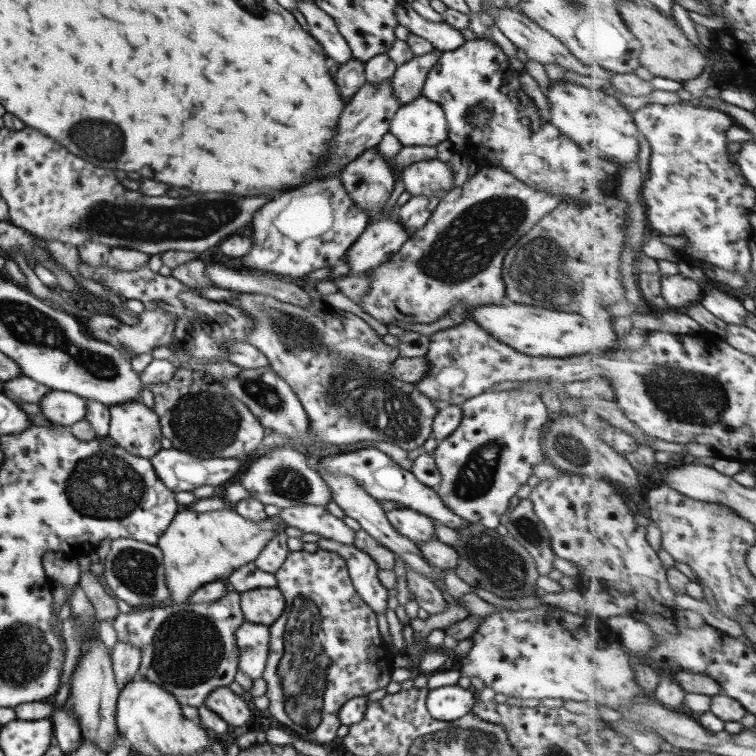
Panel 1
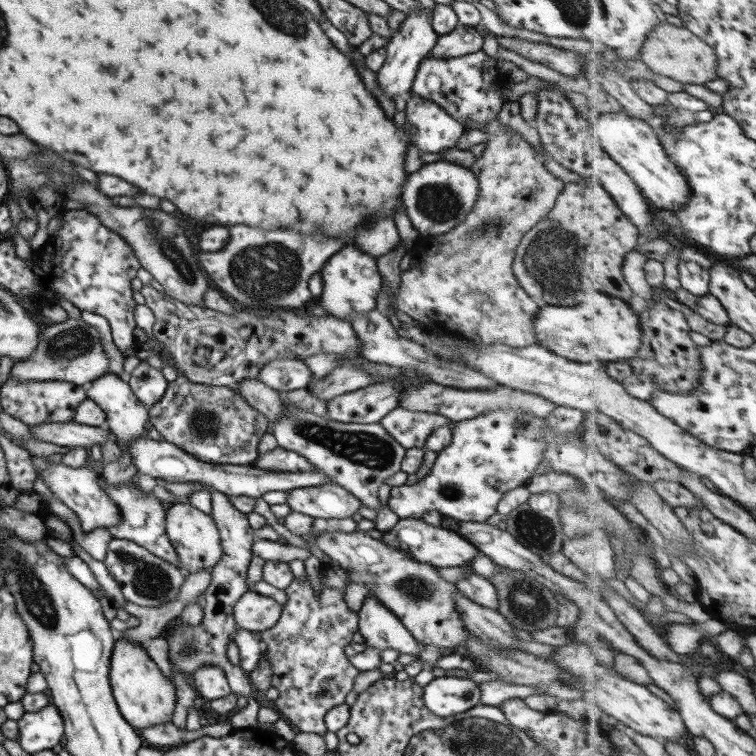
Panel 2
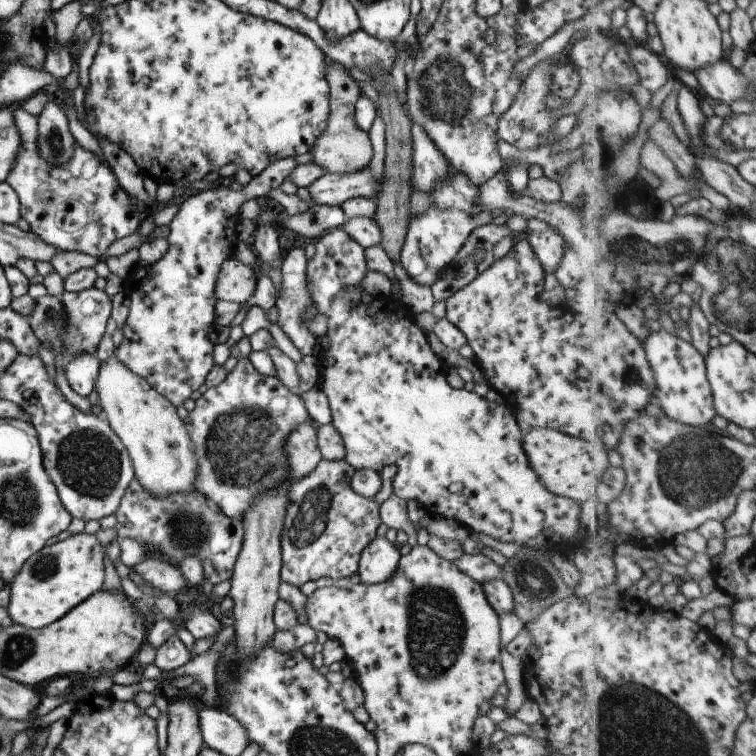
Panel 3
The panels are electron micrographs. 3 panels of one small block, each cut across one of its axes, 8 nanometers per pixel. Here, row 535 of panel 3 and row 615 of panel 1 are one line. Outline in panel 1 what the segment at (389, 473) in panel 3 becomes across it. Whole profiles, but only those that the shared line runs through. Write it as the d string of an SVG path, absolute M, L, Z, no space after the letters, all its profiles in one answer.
M303 549L299 552L291 552L287 555L285 562L282 567L278 570L275 575L277 580L277 587L280 592L284 595L286 601L286 608L284 612L278 617L272 625L269 626L270 630L270 645L269 654L266 660L266 668L262 678L266 681L267 692L266 696L269 700L269 710L272 717L282 724L285 724L294 730L298 737L306 740L308 742L314 742L322 744L322 746L327 748L327 751L336 752L333 747L328 746L332 744L333 740L336 738L337 730L342 726L340 719L338 718L338 712L345 702L348 702L351 698L356 698L358 696L367 696L370 692L374 690L380 690L381 688L386 688L388 683L391 681L391 671L394 669L392 665L393 656L390 652L390 645L386 643L382 636L379 634L376 612L368 603L362 600L362 597L358 595L358 591L354 588L352 584L352 579L350 579L349 571L346 562L335 554L334 552L327 552L326 550L318 550L316 552L305 552Z

